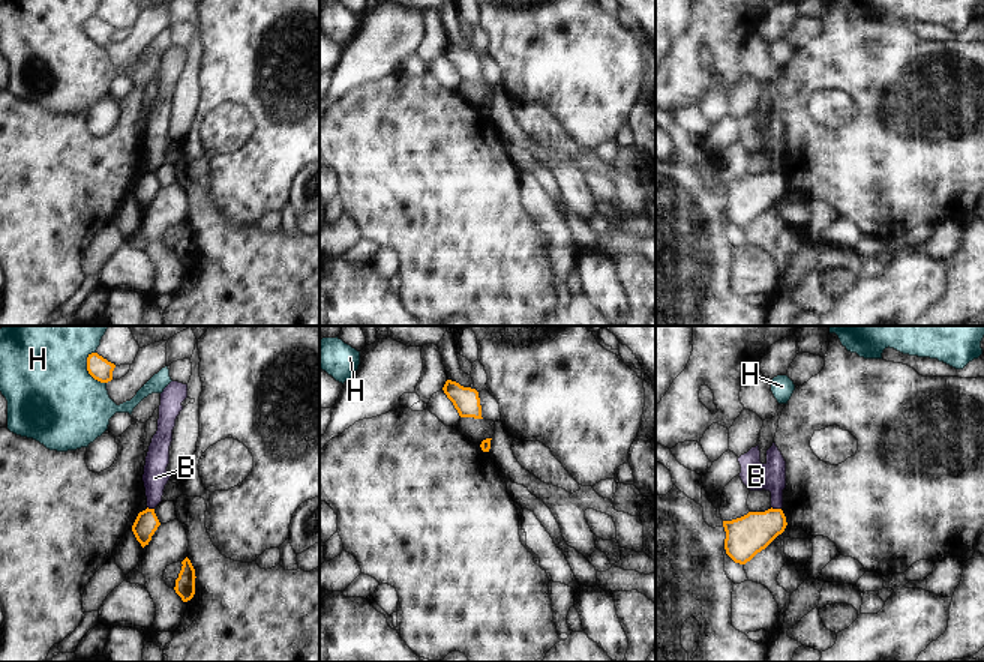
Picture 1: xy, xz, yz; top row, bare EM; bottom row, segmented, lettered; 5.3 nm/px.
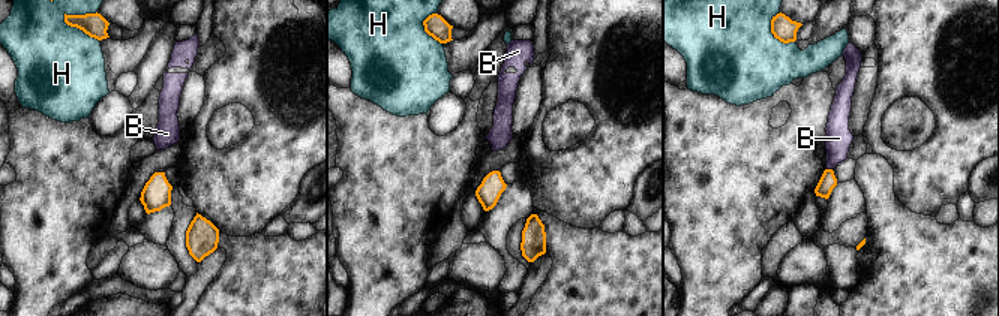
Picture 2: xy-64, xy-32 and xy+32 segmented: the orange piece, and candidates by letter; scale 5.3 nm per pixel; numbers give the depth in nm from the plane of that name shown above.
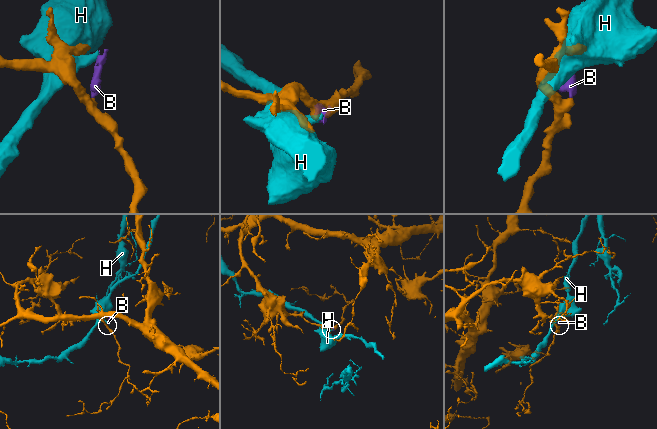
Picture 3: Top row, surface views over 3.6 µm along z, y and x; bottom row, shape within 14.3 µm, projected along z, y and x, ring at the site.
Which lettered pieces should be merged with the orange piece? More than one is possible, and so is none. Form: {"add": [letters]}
{"add": []}

